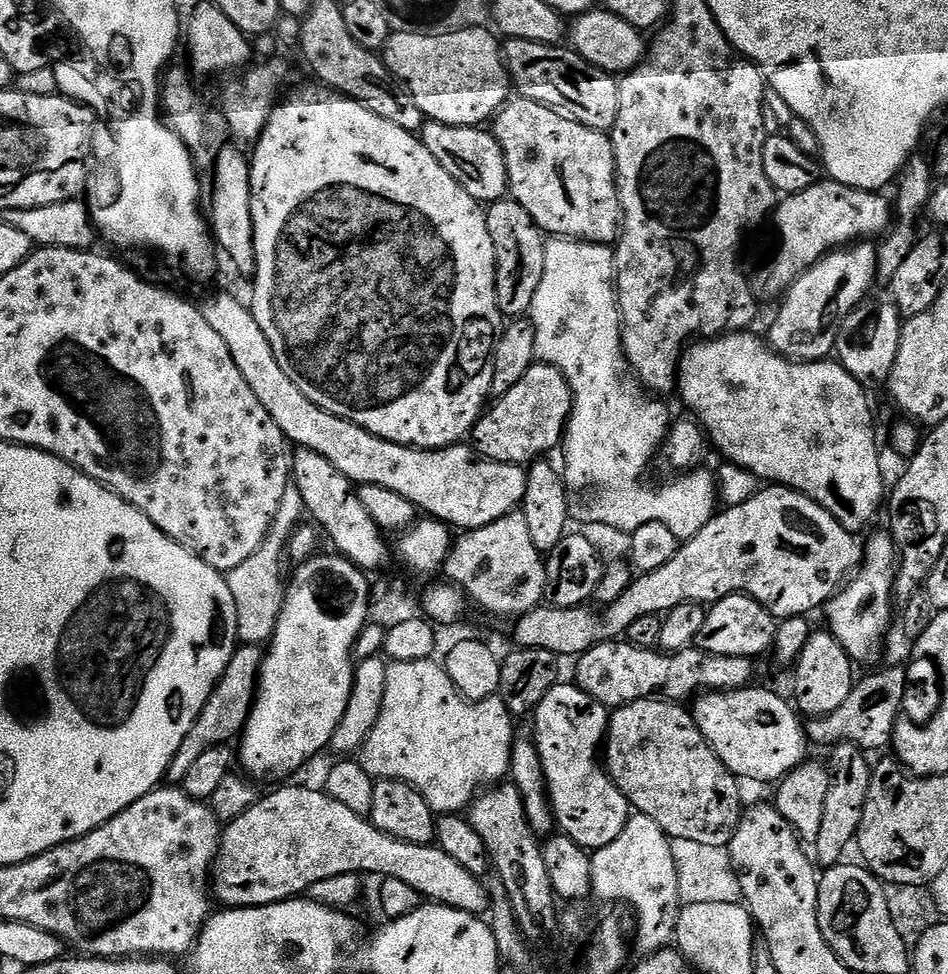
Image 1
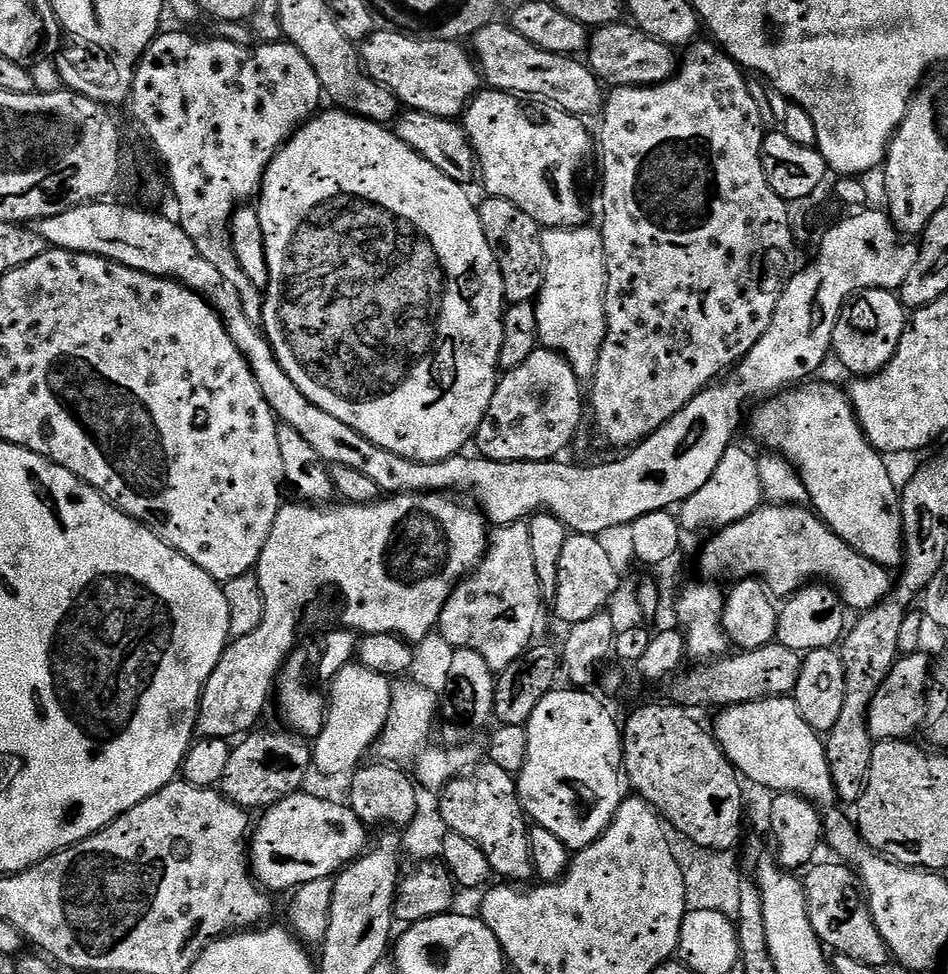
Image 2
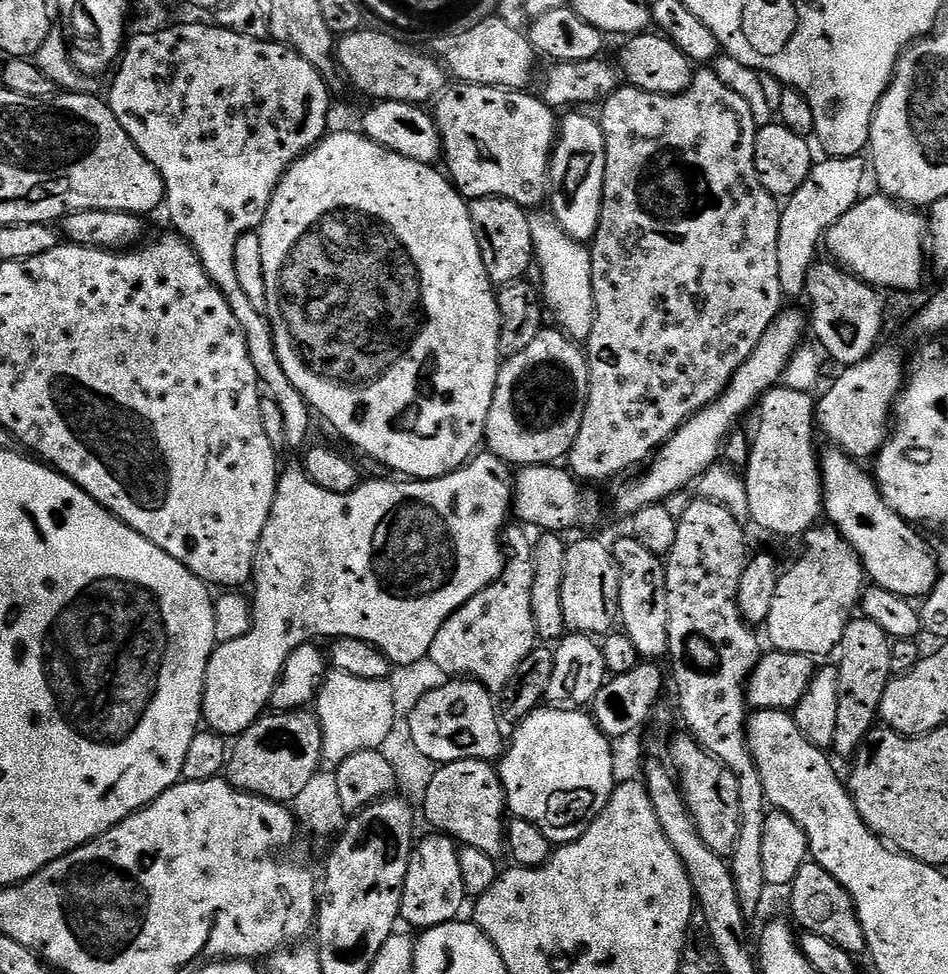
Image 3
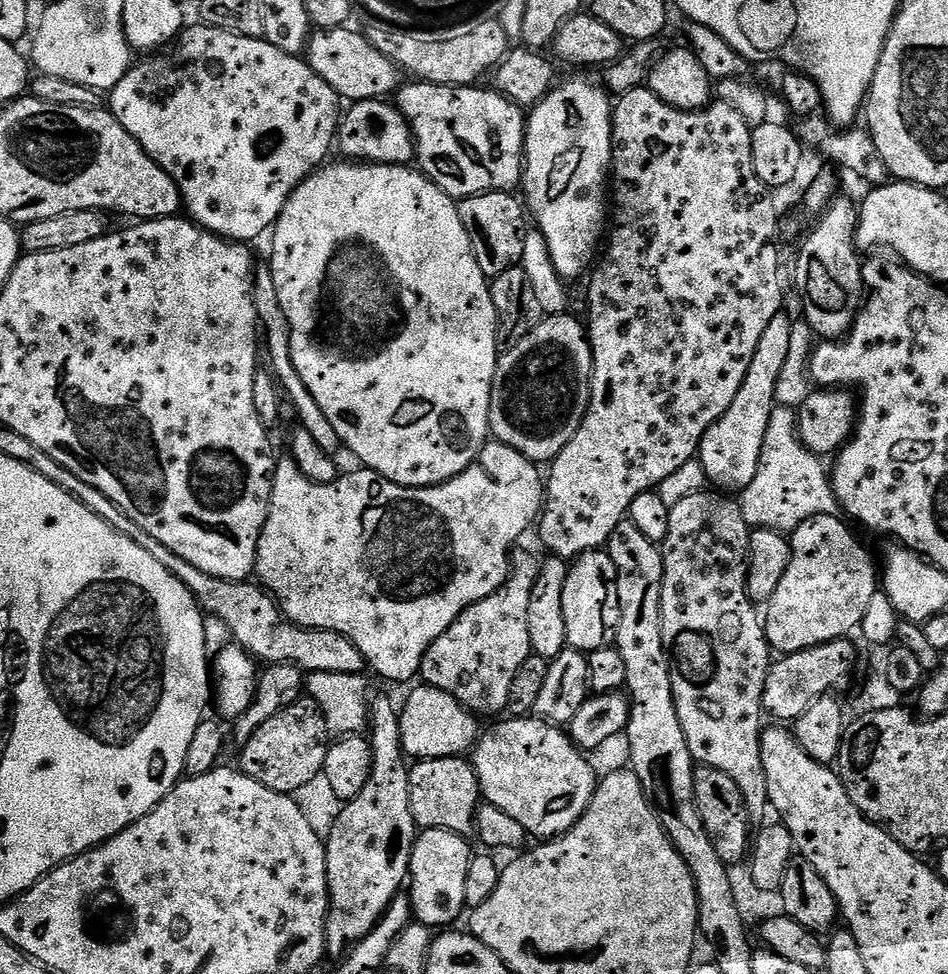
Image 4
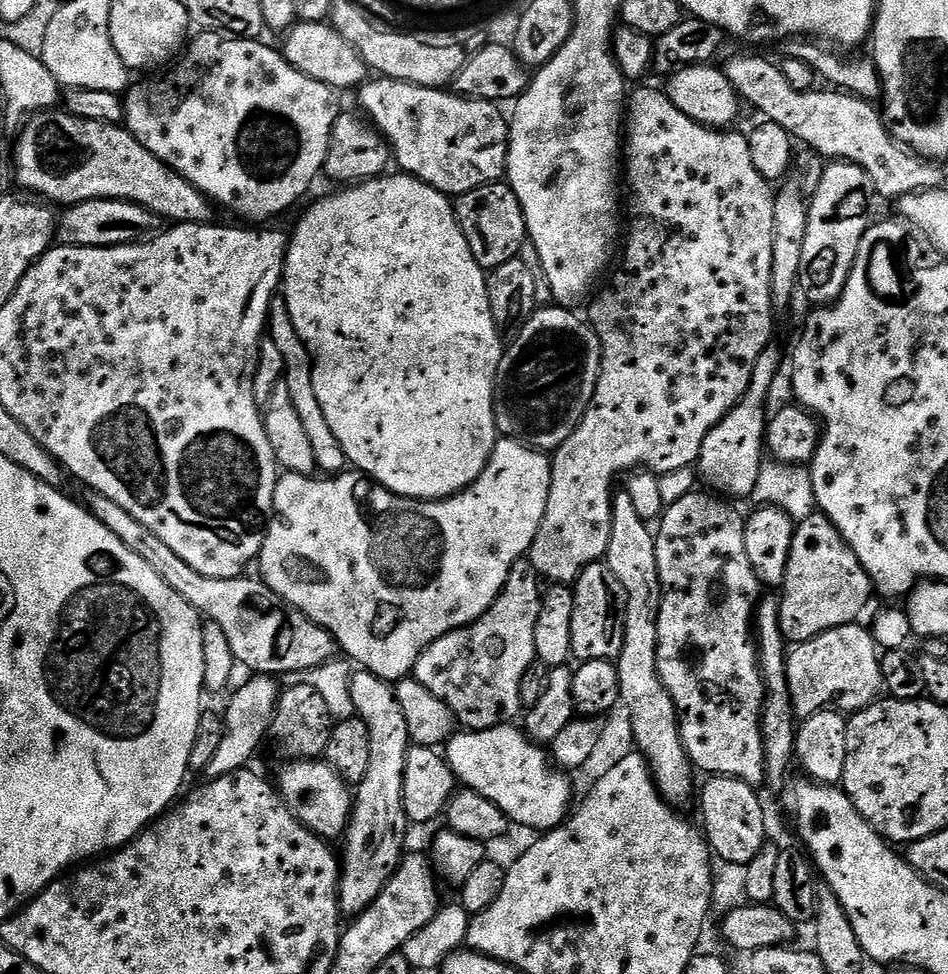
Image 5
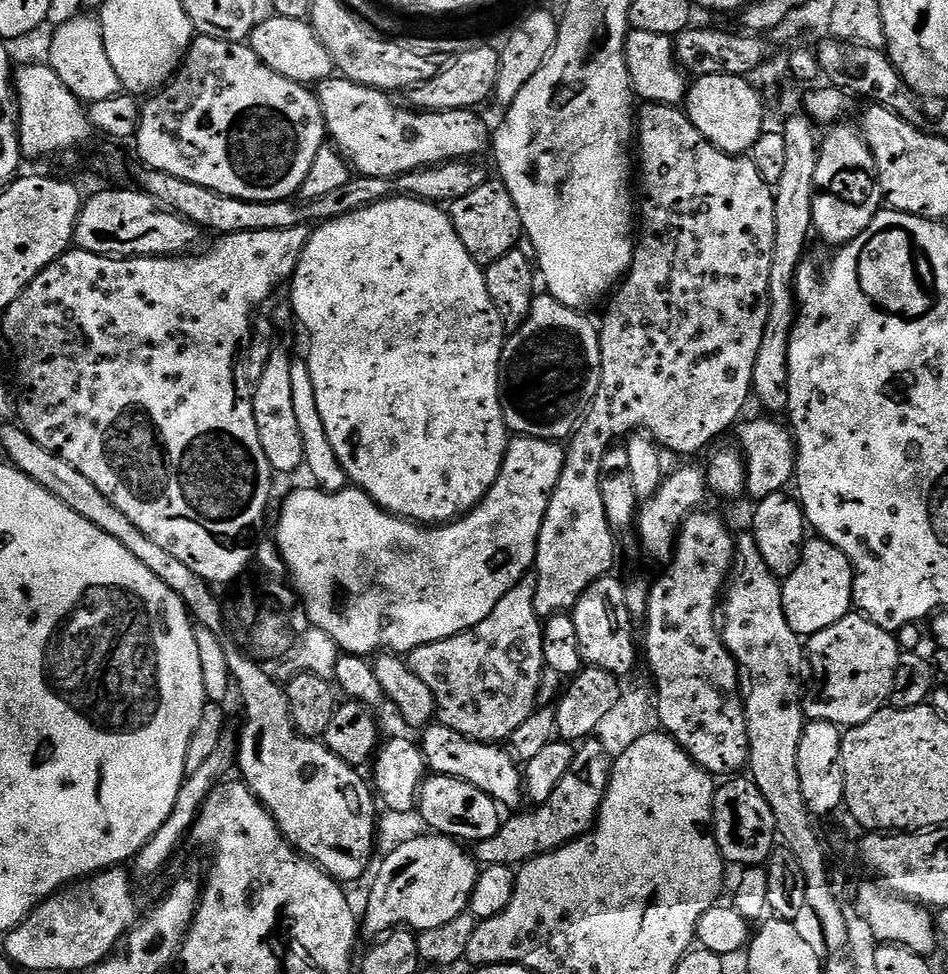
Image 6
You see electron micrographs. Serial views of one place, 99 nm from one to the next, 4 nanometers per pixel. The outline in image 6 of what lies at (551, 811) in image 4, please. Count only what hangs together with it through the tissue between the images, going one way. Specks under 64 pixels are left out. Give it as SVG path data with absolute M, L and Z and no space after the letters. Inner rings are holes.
M433 722L423 729L419 733L418 743L424 752L424 760L435 775L453 776L470 782L478 786L478 790L490 794L490 798L494 798L505 809L516 810L521 807L520 800L522 804L525 799L521 769L513 760L511 752L499 743L485 744L483 740L471 740L439 722Z

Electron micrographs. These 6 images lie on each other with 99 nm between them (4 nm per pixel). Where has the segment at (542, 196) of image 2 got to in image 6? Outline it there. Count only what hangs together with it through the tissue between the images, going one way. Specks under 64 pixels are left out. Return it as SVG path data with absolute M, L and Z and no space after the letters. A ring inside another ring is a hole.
M343 78L321 80L318 95L331 143L362 176L401 176L449 160L480 158L490 148L490 128L488 132L472 110L417 112L407 106L399 108L389 93Z

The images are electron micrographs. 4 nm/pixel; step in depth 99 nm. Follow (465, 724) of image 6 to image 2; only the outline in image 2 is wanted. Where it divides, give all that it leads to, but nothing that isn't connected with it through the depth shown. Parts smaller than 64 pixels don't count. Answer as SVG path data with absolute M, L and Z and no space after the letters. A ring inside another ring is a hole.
M527 523L502 524L491 529L488 550L476 571L469 572L450 594L440 615L438 631L452 648L465 648L474 650L474 654L482 654L493 673L499 674L533 646L532 635L540 624L540 611L543 610L544 603L546 597L538 582L538 570L534 570L534 553L530 547Z

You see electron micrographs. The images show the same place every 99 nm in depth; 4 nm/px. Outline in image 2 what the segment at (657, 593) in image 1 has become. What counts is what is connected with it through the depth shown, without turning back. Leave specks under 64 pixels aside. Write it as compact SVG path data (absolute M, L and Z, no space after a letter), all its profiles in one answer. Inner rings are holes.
M765 503L741 521L721 527L716 537L700 552L701 577L712 582L739 582L742 580L760 580L765 588L776 598L795 596L801 588L809 587L813 582L823 581L825 585L836 589L845 609L859 614L877 608L894 587L894 576L889 569L878 562L858 554L838 534L829 530L827 524L816 515L811 507L798 504Z

